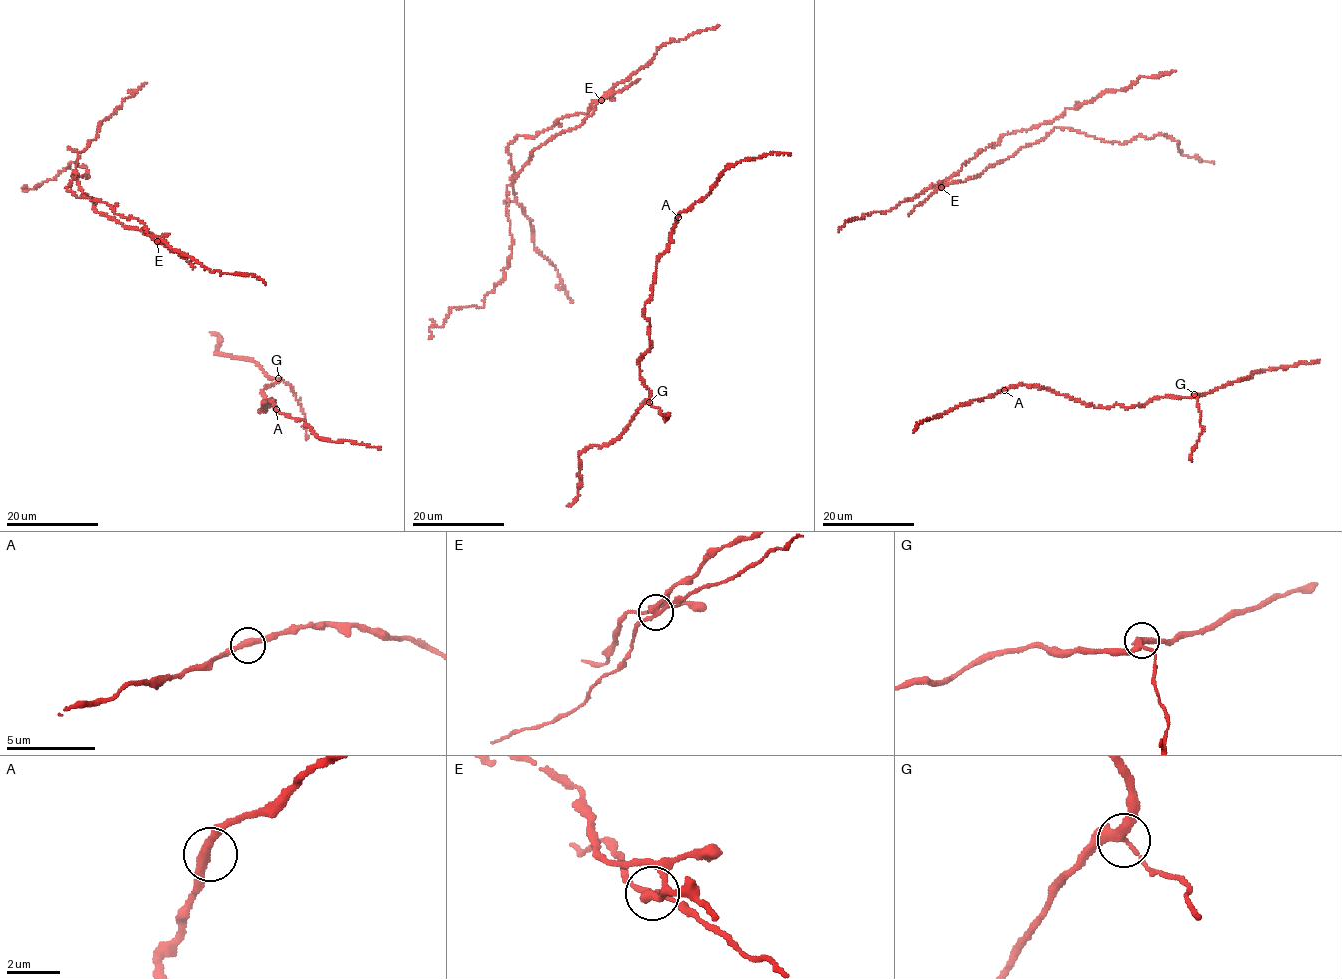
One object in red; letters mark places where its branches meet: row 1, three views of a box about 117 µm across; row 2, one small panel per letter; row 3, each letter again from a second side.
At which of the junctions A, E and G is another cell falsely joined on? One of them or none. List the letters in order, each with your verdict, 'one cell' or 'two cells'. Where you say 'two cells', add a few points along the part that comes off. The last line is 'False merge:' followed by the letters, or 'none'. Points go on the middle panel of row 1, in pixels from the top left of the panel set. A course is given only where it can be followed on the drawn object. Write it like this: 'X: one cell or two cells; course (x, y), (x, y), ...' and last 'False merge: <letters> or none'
A: one cell
E: two cells; course (601, 100), (582, 124), (534, 151), (507, 187), (512, 254), (505, 278), (484, 304), (451, 308), (429, 338)
G: one cell
False merge: E

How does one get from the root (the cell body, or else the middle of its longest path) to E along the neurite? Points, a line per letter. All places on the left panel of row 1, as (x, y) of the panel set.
E: (193, 268), (185, 258), (157, 241)

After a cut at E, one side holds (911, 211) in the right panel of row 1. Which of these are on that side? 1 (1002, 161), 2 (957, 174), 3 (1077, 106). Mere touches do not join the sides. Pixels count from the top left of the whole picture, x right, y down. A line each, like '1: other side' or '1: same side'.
1: same side
2: other side
3: other side

